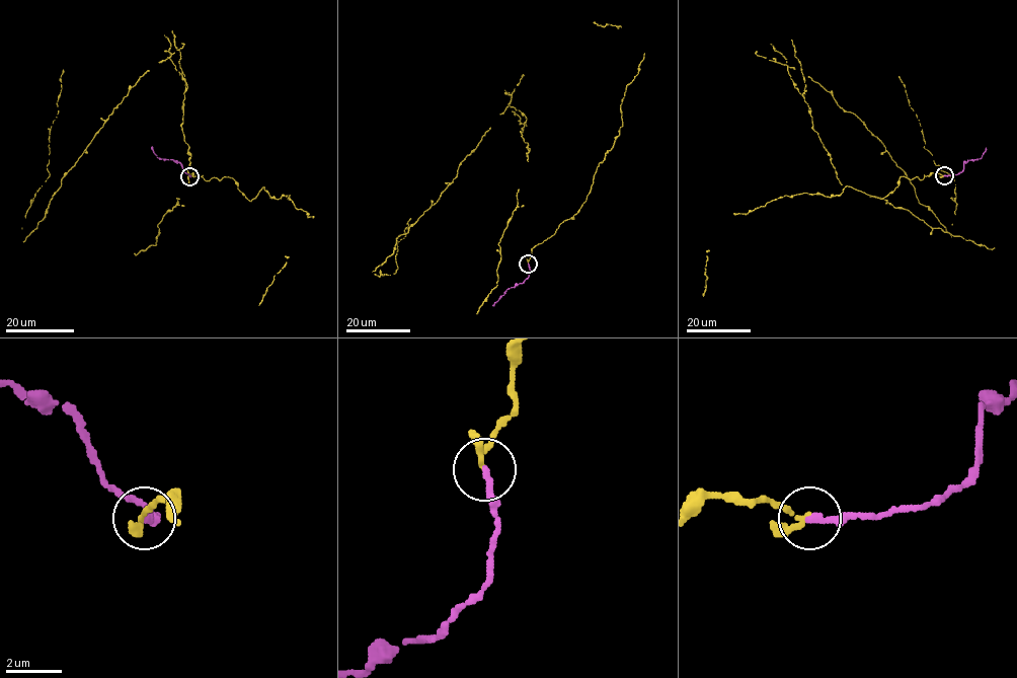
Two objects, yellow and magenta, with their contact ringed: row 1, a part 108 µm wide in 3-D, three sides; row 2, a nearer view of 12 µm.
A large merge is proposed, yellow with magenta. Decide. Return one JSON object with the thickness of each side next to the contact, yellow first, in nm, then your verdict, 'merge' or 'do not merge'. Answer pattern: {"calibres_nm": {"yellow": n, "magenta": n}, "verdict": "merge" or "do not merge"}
{"calibres_nm": {"yellow": 150, "magenta": 280}, "verdict": "merge"}

